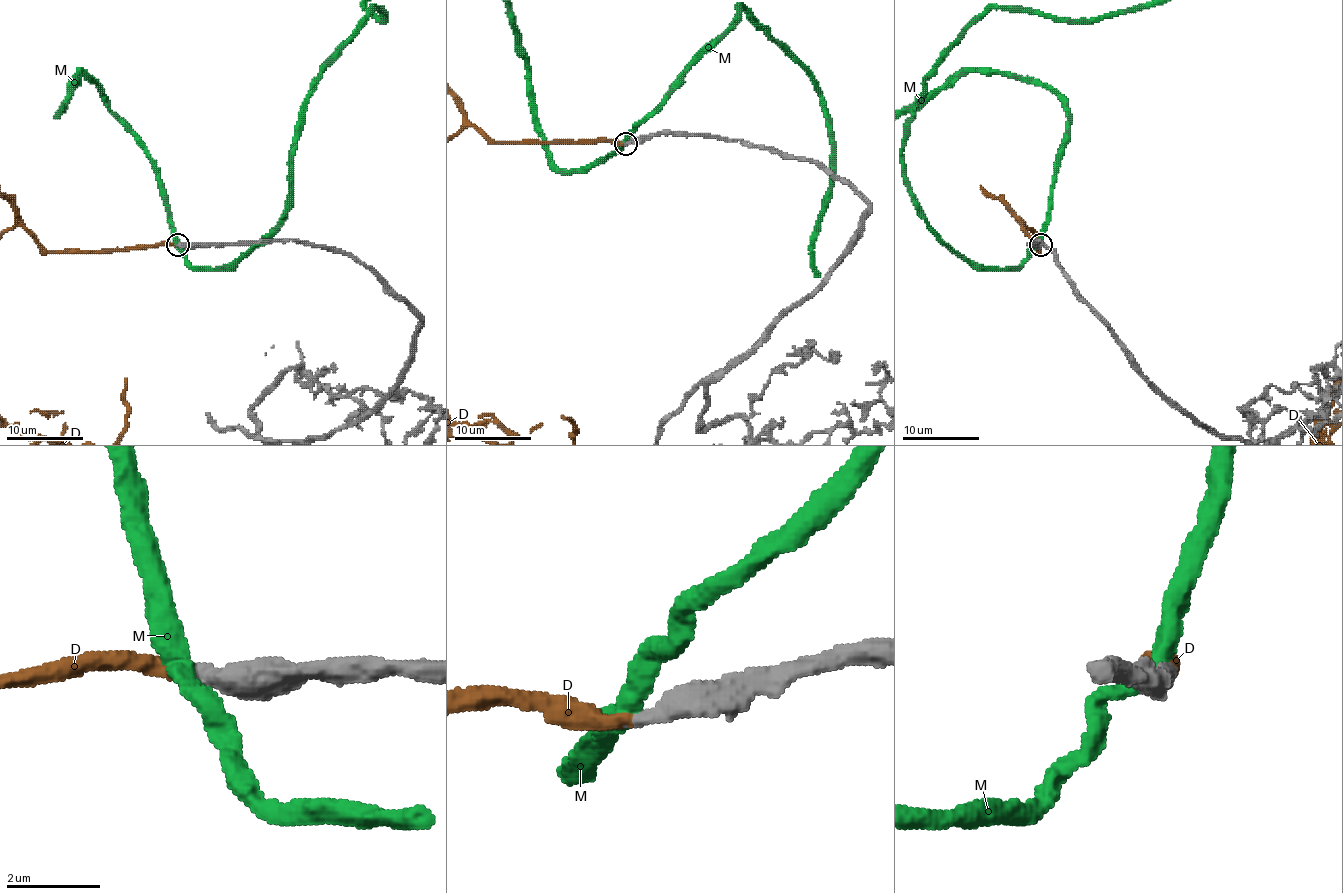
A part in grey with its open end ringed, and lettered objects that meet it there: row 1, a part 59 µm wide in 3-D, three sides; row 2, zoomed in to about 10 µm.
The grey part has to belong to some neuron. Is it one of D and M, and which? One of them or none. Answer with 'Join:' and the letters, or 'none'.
Join: D

